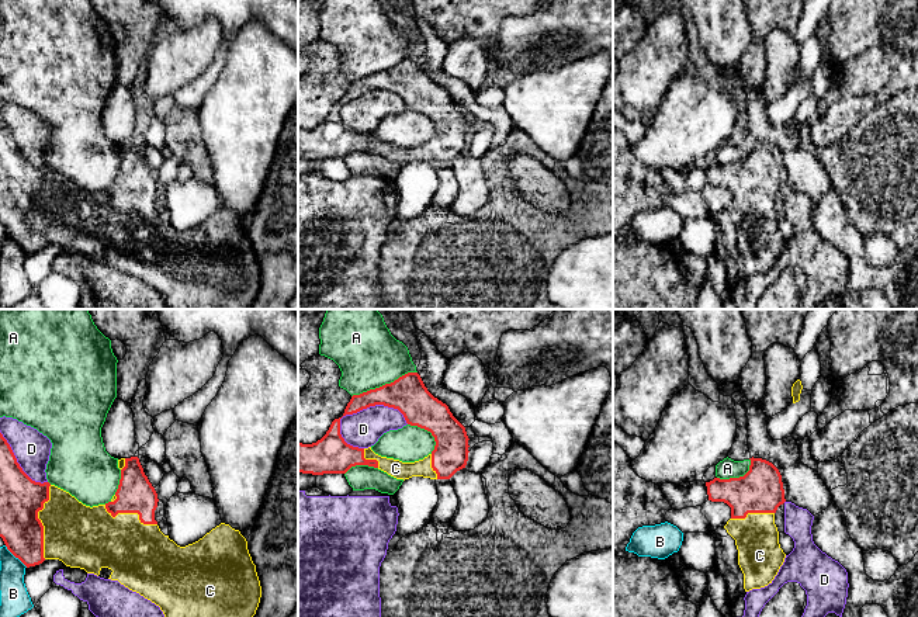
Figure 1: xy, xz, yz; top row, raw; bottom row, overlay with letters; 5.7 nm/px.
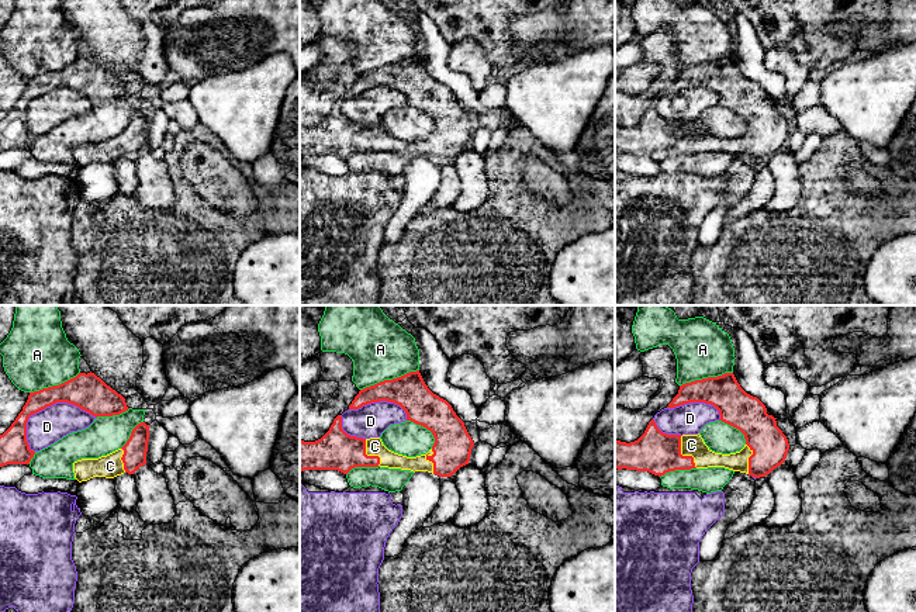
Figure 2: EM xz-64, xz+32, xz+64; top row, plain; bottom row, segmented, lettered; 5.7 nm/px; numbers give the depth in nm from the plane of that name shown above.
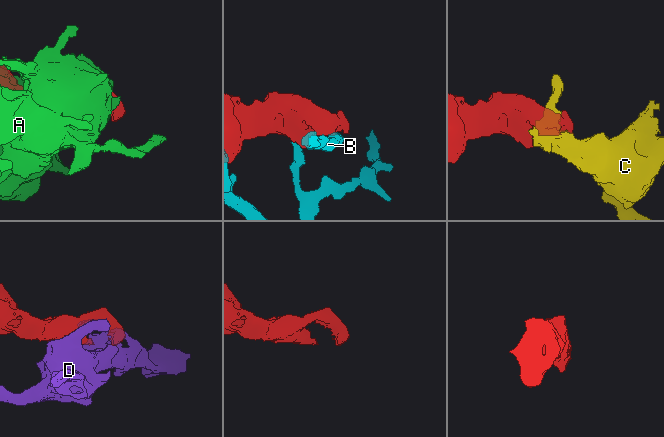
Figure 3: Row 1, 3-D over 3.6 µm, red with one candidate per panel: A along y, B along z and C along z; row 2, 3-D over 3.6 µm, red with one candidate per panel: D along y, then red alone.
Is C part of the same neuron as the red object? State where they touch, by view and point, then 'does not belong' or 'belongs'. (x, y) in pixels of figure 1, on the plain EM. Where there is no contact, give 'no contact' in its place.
meets red in xy at (40, 207); belongs

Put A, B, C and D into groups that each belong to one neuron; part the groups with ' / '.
A / B / C / D

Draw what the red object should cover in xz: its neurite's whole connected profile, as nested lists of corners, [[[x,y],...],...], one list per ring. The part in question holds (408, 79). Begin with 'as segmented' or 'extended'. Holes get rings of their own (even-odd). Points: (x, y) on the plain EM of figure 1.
extended; [[[408,58],[391,69],[353,80],[343,101],[375,90],[398,94],[408,110],[430,117],[436,126],[434,135],[415,148],[381,142],[371,132],[358,134],[347,129],[340,119],[339,103],[316,128],[298,128],[298,157],[346,159],[351,152],[368,150],[405,166],[412,162],[450,164],[465,153],[470,138],[465,112],[446,89],[427,76],[418,58]]]

